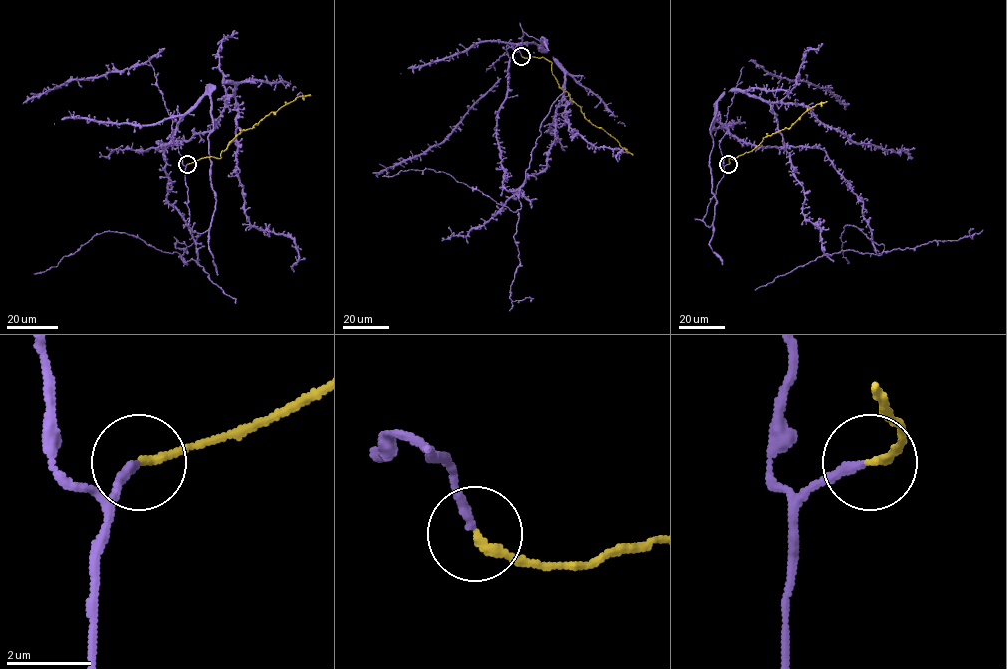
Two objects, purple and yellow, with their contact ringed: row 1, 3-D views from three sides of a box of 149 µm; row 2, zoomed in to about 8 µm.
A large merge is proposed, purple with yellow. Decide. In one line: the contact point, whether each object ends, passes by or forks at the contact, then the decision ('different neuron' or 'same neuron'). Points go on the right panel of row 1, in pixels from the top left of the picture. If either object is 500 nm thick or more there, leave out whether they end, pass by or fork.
at (728, 164); purple ends there; yellow ends there; same neuron

